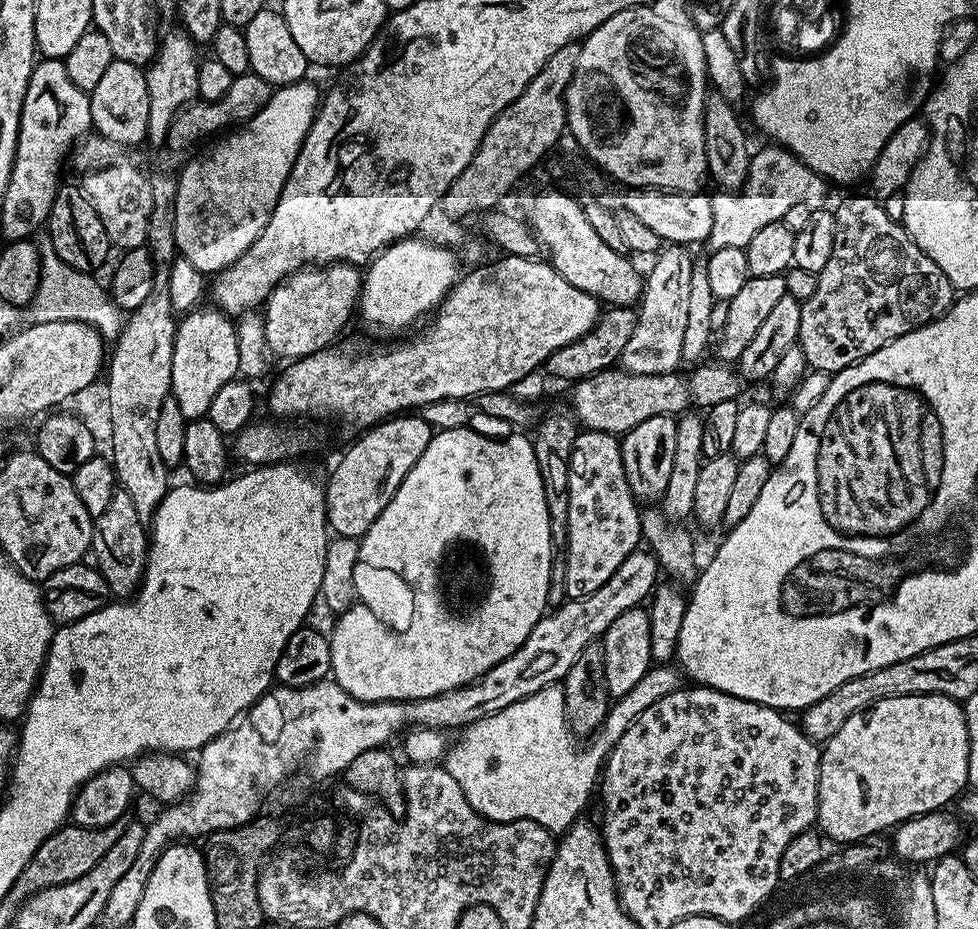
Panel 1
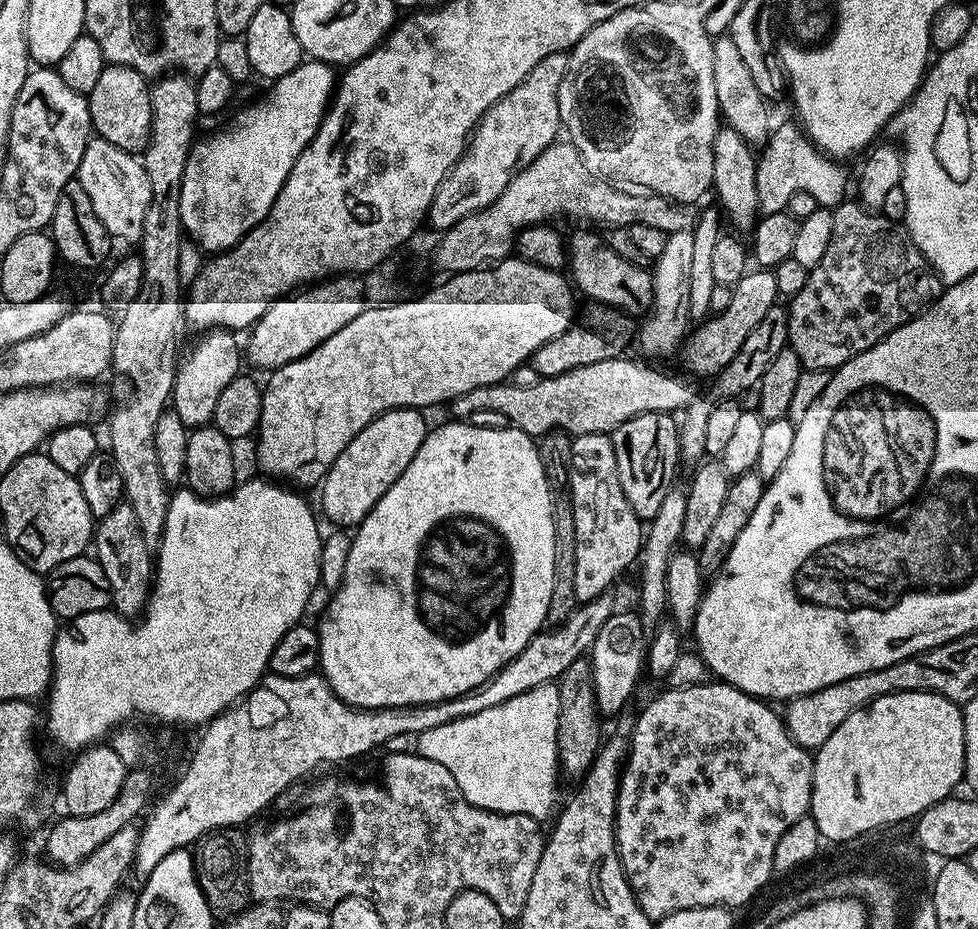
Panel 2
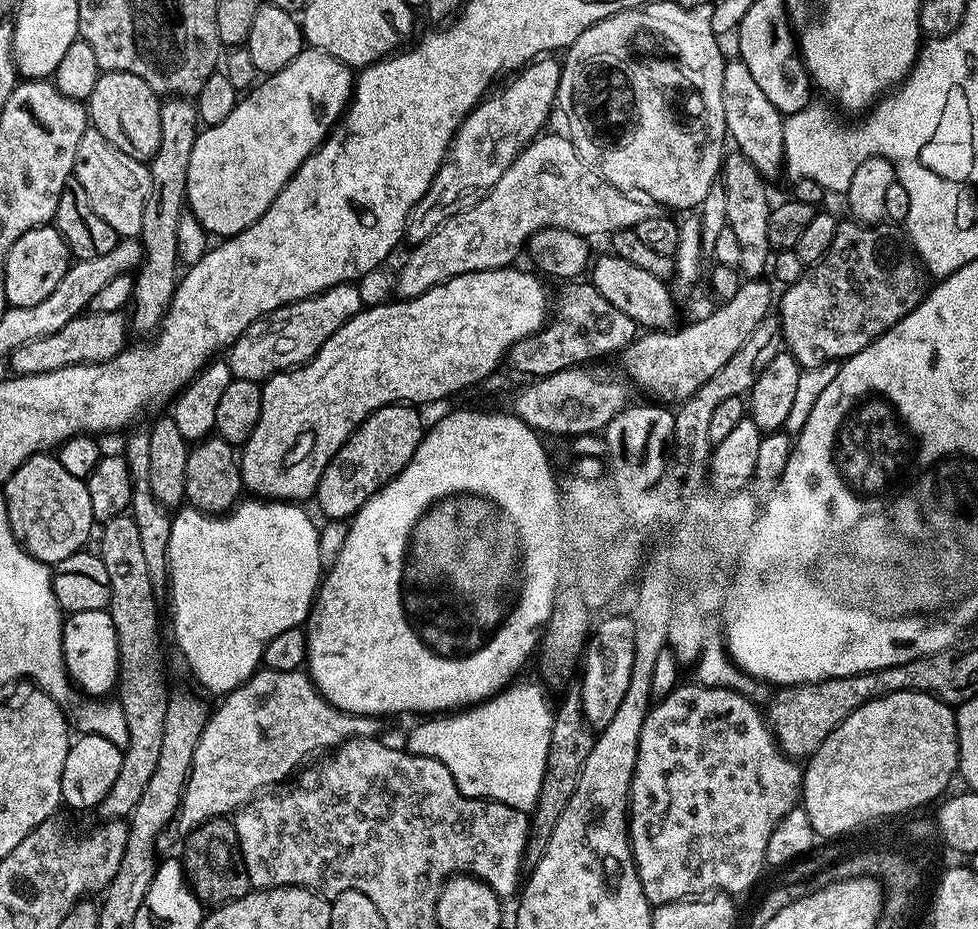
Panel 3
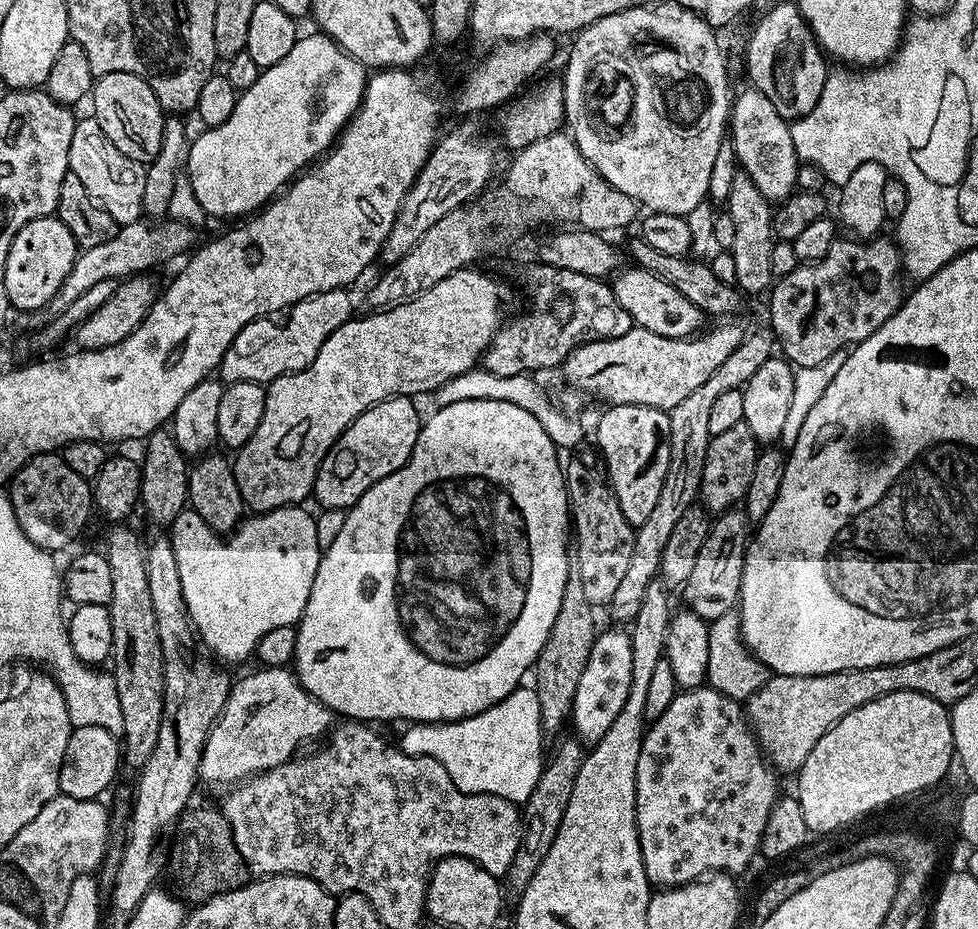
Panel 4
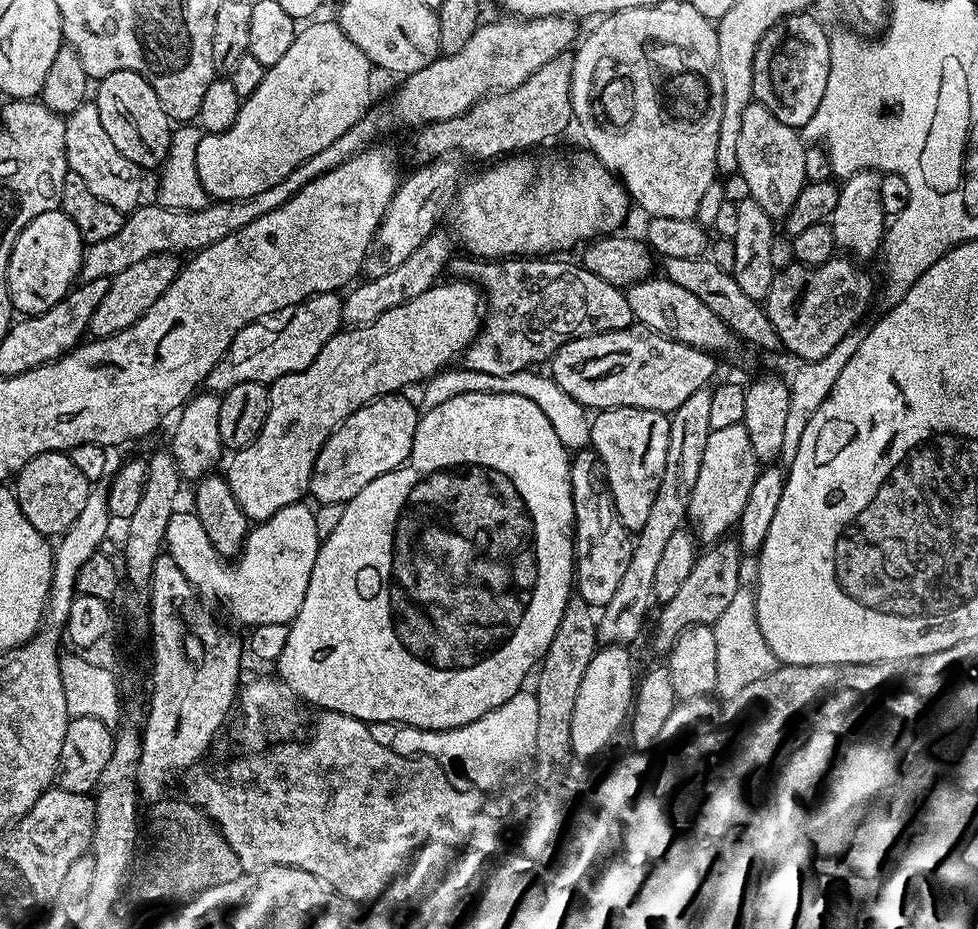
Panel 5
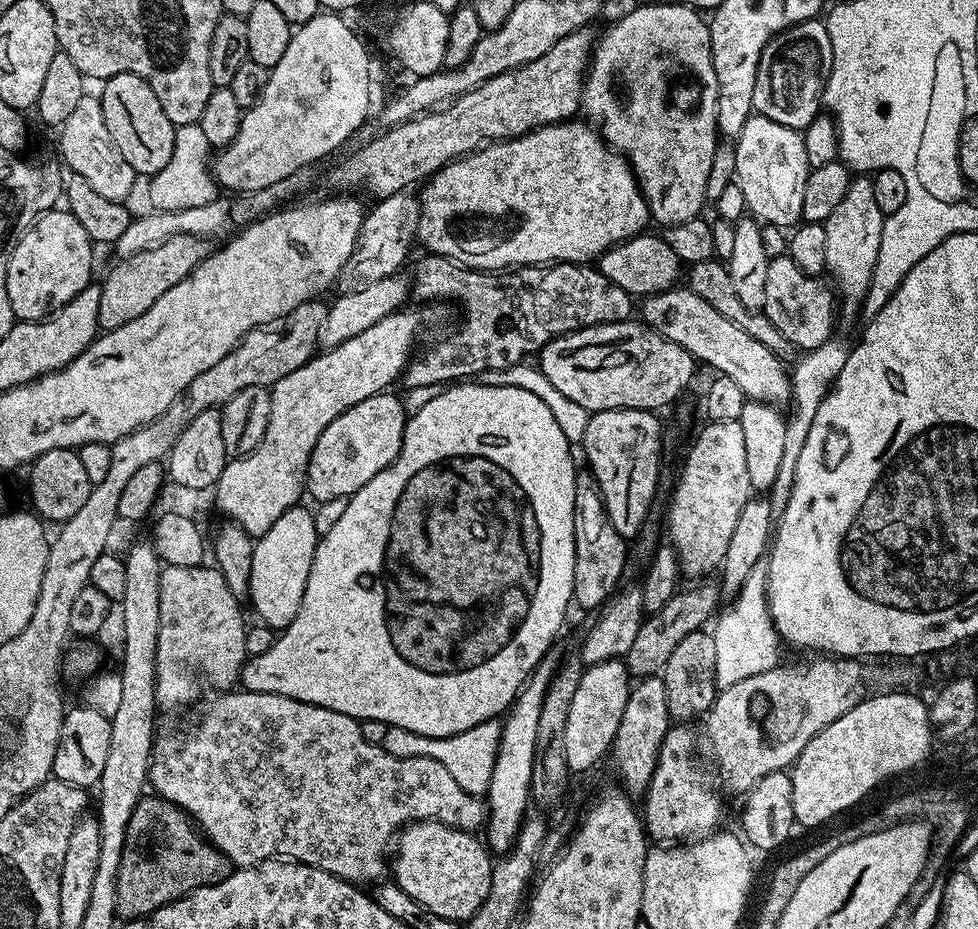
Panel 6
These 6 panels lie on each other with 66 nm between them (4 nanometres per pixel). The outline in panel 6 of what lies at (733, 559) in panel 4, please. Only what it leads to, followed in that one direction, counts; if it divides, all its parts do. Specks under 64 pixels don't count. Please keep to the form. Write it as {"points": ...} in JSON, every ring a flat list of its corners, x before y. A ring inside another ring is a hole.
{"points":[[715,575,699,577,695,583,697,586,692,588,682,588,674,593,670,601,658,614,648,616,638,630,638,635,634,638,634,643,630,650,622,657,628,665,629,673,633,677,643,678,649,676,660,676,663,673,666,662,670,662,670,654,674,653,683,638,688,634,703,629,713,619,717,613,717,606,722,601,721,588]]}

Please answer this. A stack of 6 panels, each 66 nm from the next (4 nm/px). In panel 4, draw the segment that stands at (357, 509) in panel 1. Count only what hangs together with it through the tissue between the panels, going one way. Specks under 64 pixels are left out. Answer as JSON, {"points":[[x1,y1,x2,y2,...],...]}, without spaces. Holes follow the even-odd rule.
{"points":[[395,396,389,400,378,402,374,406,367,408,358,418,350,422,350,426,334,442,334,446,326,454,326,458,320,464,320,469,316,475,316,487,314,489,314,500,321,505,321,509,341,508,349,509,370,490,382,478,394,474,410,458,414,446,418,442,422,416,416,413,416,408,411,399,406,396]]}

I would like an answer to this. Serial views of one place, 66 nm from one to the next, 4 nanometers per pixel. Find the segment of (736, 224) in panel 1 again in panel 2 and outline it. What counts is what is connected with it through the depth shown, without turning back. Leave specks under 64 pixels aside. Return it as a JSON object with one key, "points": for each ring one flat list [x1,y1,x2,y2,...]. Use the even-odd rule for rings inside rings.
{"points":[[795,123,780,124,773,127,762,151,758,156,758,186,756,187,756,202,761,213,783,212,788,207,790,198,794,194,805,192,814,194,814,198,820,205,826,208,835,208,841,200,845,199,844,187,848,184,848,176,844,173,843,163,829,158,815,146,810,146,810,141,803,131]]}

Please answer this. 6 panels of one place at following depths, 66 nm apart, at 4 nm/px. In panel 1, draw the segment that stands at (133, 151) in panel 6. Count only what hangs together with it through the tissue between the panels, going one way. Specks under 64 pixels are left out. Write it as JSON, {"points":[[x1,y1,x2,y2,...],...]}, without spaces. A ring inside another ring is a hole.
{"points":[[113,58,104,77,90,93,92,128,113,146,120,144,144,144,150,118,150,94,146,90,145,69,138,64]]}

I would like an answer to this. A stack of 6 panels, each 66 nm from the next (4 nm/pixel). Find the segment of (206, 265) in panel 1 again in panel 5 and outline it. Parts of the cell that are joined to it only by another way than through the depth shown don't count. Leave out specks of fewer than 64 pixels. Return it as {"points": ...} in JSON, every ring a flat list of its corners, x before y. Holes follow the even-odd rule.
{"points":[[328,20,316,23,309,23,297,31,290,50,278,58,273,68,265,71,262,82,241,103,235,122,227,130,201,135,196,169,202,186,213,201,246,200,268,190,360,120,360,111,368,100,370,57,350,42,339,23,332,21,331,24]]}

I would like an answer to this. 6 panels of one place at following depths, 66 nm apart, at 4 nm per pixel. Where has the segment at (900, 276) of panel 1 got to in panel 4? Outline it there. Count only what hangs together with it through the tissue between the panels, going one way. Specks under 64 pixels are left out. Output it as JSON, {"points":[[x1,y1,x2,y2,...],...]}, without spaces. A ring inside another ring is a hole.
{"points":[[881,234,861,242,856,238,836,239,821,260,800,262,794,270,779,277,770,289,768,316,778,348,789,364,796,368,818,366,835,351,862,343,882,322,886,322,906,299,902,277,902,253,895,239]]}

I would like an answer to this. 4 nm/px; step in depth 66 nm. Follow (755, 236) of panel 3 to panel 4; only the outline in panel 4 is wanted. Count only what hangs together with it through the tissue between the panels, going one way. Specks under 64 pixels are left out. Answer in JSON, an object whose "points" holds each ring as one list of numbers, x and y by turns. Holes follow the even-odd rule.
{"points":[[743,170,737,171,734,184,730,186,730,194,726,201,726,219,734,226,734,242,730,253,734,258,737,280,735,287,741,293,764,292,767,293,774,283,770,268,771,255,777,241,772,235,773,205,754,186,754,182]]}

